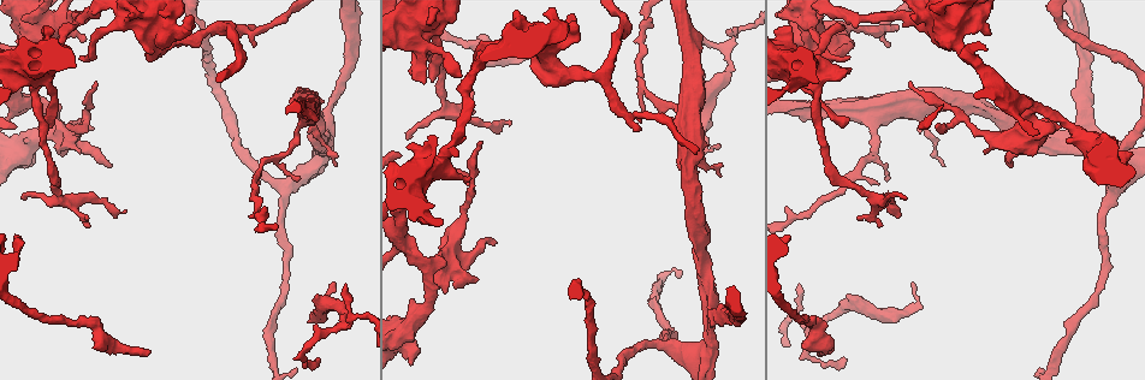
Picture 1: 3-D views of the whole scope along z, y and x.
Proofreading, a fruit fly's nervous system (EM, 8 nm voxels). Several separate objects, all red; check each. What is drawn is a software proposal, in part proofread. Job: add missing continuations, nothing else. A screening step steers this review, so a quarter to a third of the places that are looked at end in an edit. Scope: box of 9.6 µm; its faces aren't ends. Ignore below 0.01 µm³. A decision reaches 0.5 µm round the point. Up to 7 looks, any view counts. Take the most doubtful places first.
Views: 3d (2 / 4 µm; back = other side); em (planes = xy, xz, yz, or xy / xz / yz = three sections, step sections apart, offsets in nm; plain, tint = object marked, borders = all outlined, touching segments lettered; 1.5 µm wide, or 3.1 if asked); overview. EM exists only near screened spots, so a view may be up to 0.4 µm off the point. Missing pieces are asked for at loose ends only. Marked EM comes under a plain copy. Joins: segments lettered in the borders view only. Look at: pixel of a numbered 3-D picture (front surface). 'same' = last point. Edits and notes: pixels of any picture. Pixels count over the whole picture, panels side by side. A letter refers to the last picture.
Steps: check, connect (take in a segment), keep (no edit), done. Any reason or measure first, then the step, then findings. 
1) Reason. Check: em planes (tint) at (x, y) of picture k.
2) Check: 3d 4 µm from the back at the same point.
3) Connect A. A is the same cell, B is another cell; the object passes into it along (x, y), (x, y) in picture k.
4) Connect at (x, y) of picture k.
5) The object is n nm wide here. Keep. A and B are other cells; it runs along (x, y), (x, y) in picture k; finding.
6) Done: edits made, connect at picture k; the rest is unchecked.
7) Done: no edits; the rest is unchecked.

Thin end. Check: 3d 4 µm at (856, 219) of picture 1.

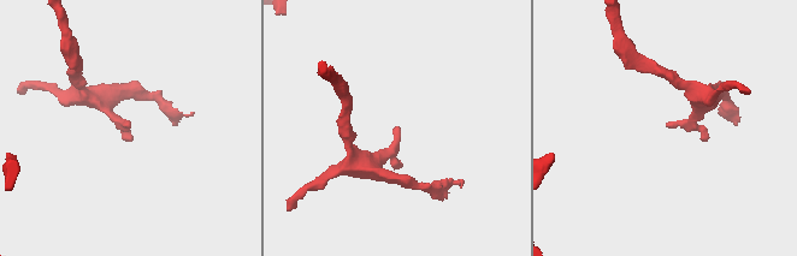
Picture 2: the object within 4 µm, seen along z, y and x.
Need the tissue. Check: em planes (borders) at (666, 124) of picture 2.

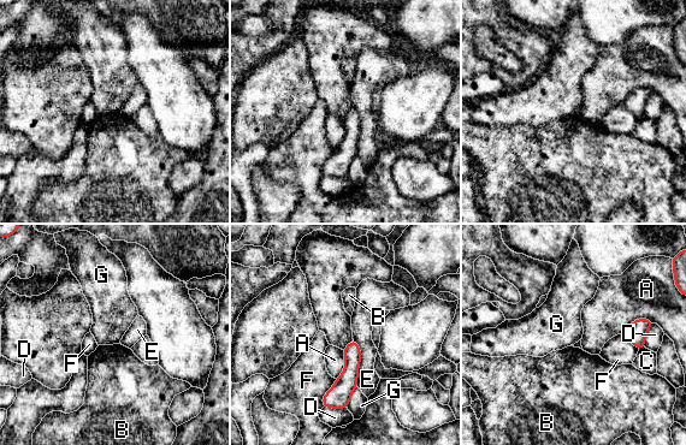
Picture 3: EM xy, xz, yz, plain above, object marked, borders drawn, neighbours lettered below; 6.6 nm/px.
The longest contact is with E, 320 nm. Keep. A, B, C, D, E, F and G are other cells; a border runs along (353, 338), (360, 351), (356, 386) in picture 3; none of them fits.

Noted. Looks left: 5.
Thin end. Check: em xz step 8 (tint) at (704, 76) of picture 1.

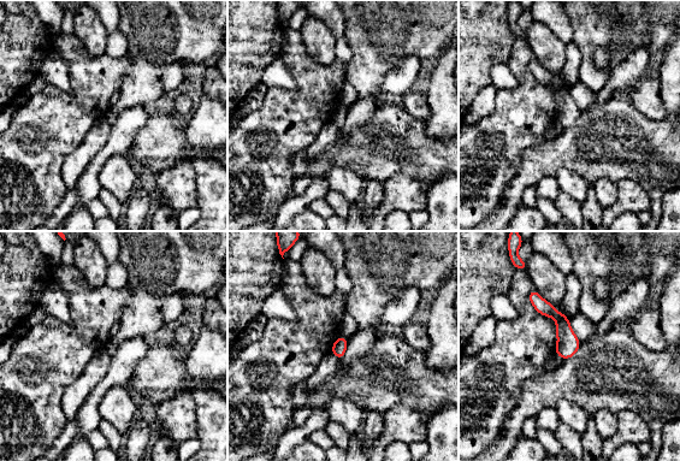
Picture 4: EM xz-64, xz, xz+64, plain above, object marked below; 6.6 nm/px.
Check: em planes (borders) at the same point.

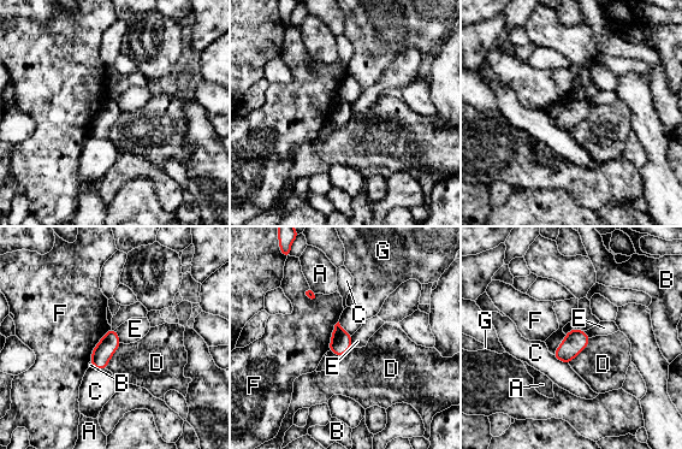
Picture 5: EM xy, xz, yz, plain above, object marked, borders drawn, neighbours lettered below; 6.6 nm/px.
Keep. A, B, C, D, E, F and G are other cells; a border runs along (591, 338), (569, 364) in picture 5; no lettered segment goes on from it.

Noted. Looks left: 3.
Free end. Check: 3d 4 µm at (476, 280) of picture 1.

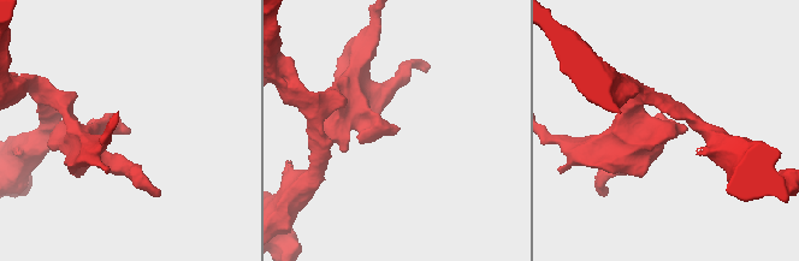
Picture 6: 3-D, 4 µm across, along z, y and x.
Check: em planes (tint) at (129, 130) of picture 6.

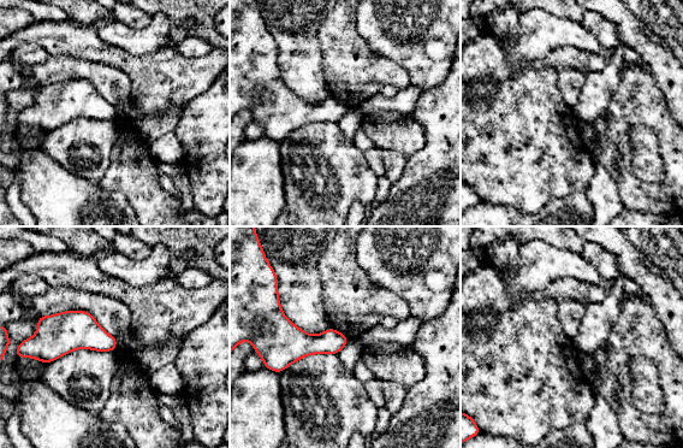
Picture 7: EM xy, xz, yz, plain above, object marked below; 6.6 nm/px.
See the neighbours. Check: em planes (borders) at the same point.

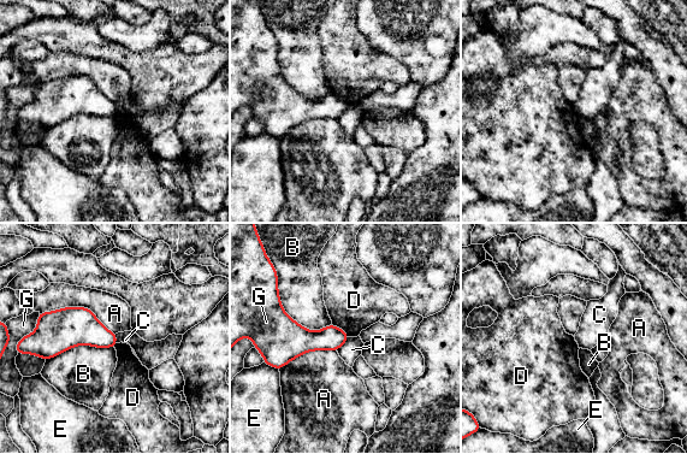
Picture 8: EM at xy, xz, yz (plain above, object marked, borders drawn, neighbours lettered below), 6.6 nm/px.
Keep. A, B, C, D, E and G are other cells; no lettered segment goes on from it.

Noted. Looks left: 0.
Done: no edits; the rest is unchecked.

